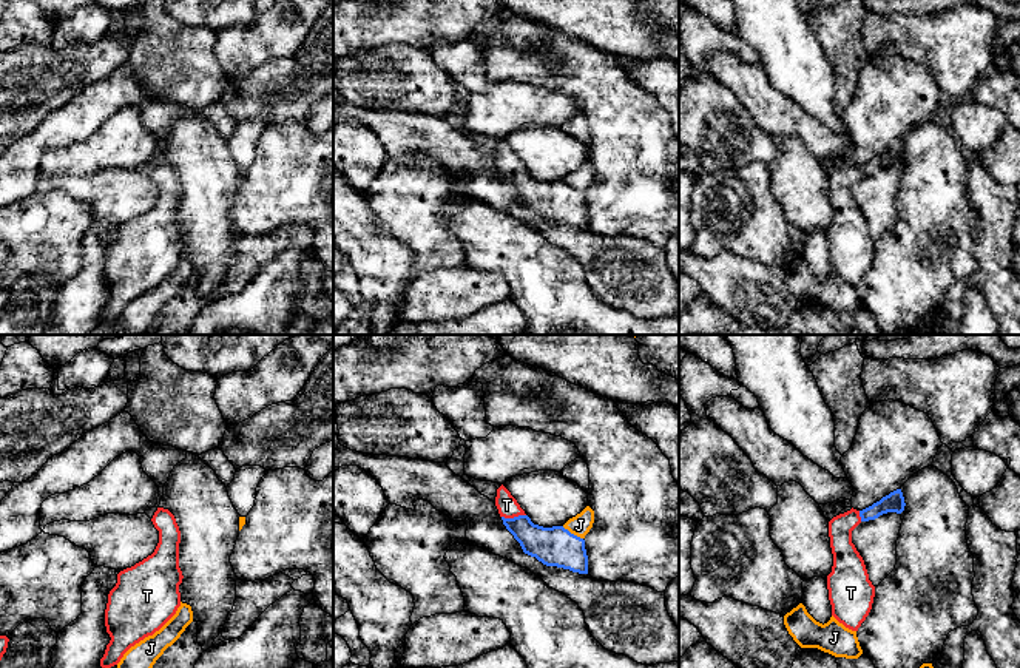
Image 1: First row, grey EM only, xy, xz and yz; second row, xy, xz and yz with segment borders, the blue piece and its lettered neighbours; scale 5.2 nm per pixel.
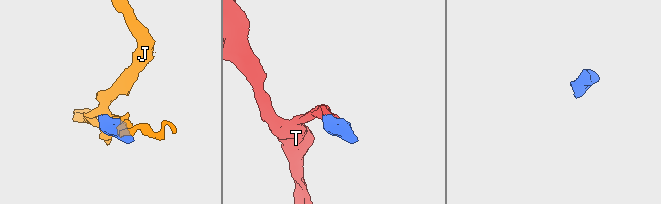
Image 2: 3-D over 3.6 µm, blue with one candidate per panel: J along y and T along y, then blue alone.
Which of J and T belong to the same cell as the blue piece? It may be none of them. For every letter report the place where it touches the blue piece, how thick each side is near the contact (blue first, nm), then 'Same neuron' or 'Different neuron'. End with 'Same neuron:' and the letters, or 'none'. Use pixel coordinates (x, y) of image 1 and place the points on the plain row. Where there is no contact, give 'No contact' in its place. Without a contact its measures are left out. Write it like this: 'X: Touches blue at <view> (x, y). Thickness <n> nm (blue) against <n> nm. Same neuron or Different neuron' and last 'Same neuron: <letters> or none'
J: Touches blue at xz (573, 188). Thickness 200 nm (blue) against 110 nm. Different neuron
T: Touches blue at xz (514, 172). Thickness 200 nm (blue) against 110 nm. Same neuron
Same neuron: T

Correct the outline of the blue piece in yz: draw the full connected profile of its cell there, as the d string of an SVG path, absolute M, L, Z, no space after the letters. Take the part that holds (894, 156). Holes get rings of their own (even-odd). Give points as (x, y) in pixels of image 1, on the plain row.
M897 143L863 165L852 162L829 176L833 221L827 230L827 244L832 270L852 285L858 285L866 275L875 251L864 214L852 197L852 185L861 176L875 174L883 168L901 168L904 160L903 147Z

